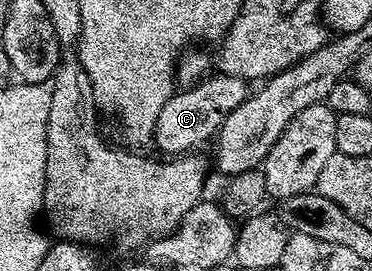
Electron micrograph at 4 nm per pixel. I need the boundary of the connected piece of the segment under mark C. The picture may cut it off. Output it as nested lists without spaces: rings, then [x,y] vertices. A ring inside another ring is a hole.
[[[217,73],[206,76],[196,85],[175,91],[163,103],[163,111],[159,111],[159,119],[155,119],[155,131],[152,144],[158,145],[165,155],[189,155],[200,147],[204,141],[212,142],[216,138],[221,124],[250,96],[250,86],[235,75]]]

